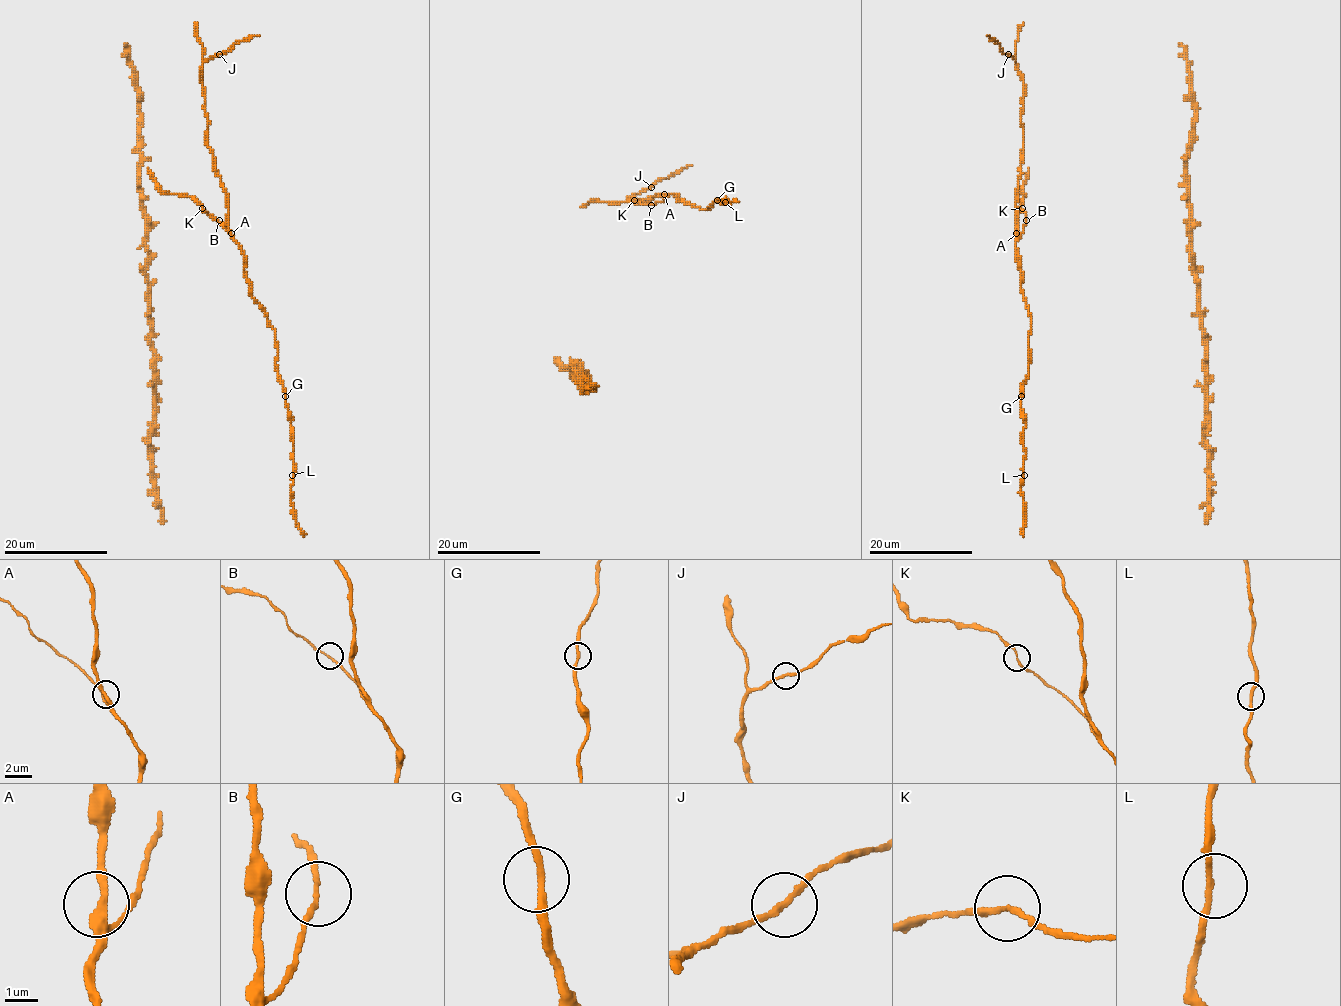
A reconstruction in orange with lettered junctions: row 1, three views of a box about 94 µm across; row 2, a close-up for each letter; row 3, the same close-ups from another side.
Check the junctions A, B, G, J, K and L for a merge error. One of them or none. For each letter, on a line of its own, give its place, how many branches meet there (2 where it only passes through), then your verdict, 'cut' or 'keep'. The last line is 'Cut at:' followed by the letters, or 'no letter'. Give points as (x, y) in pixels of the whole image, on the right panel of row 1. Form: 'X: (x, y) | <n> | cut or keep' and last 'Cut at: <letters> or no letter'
A: (1016, 233) | 3 | keep
B: (1026, 220) | 2 | keep
G: (1021, 396) | 2 | keep
J: (1008, 54) | 2 | keep
K: (1022, 208) | 2 | keep
L: (1024, 475) | 2 | keep
Cut at: no letter

